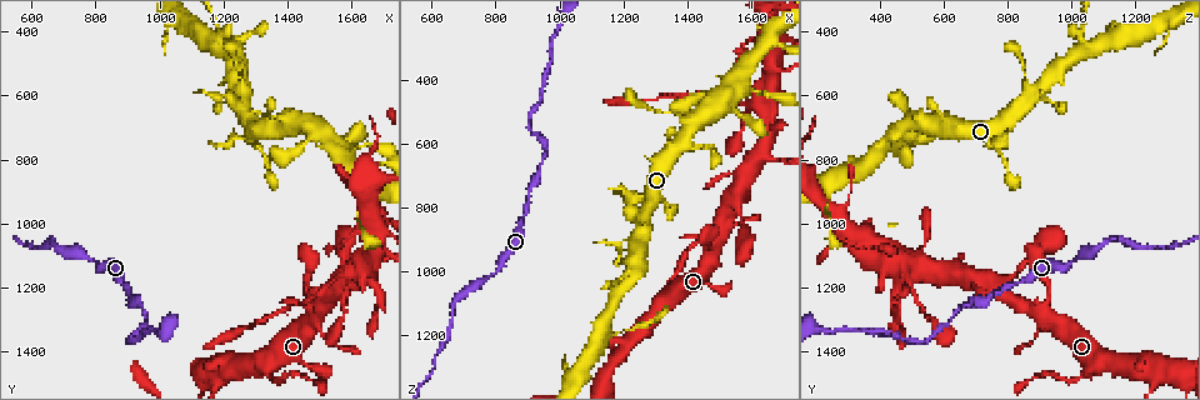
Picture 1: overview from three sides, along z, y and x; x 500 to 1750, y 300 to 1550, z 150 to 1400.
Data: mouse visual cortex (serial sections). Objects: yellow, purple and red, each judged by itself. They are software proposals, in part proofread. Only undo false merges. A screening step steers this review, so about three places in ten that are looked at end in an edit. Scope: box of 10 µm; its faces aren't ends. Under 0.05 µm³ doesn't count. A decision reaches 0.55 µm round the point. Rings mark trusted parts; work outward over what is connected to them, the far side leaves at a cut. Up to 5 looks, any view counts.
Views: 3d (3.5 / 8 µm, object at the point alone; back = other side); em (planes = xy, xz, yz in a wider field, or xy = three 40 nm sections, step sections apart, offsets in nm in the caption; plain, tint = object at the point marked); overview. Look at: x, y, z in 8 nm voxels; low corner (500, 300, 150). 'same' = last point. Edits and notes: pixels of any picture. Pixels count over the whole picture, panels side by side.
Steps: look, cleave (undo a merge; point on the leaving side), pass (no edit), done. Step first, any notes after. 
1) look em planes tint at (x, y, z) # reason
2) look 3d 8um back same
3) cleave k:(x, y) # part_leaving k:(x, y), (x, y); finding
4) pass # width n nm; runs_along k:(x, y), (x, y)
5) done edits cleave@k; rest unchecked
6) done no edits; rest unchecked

look 3d 3.5um at (1310, 660, 510)

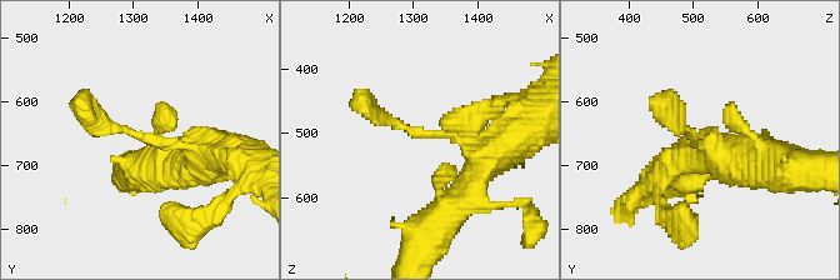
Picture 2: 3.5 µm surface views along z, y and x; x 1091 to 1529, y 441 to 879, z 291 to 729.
look em xy step 2 tint at (1315, 655, 500)

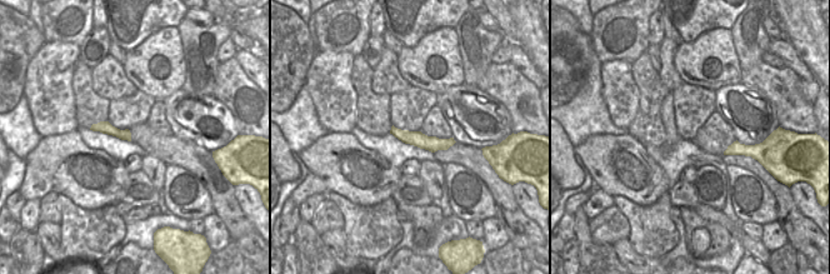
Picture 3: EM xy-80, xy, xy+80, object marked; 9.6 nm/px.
pass # width 150 nm; runs_along 3:(394, 130), (426, 143), (450, 142); one cell here

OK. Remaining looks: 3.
look 3d 3.5um at (1600, 770, 430)

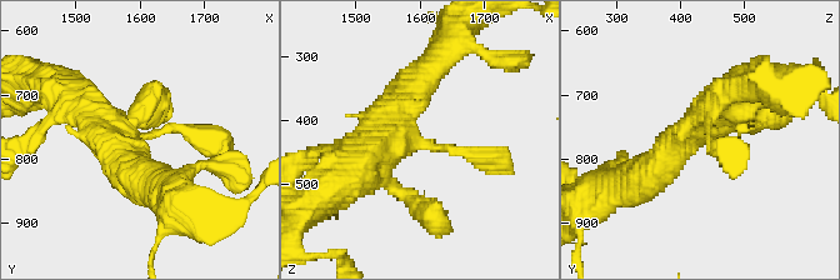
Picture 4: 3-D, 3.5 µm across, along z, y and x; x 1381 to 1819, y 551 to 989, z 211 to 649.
look em xy step 2 tint at (1605, 765, 435) # arms 3; arm_widths 250, 450, 450 nm; need the tissue

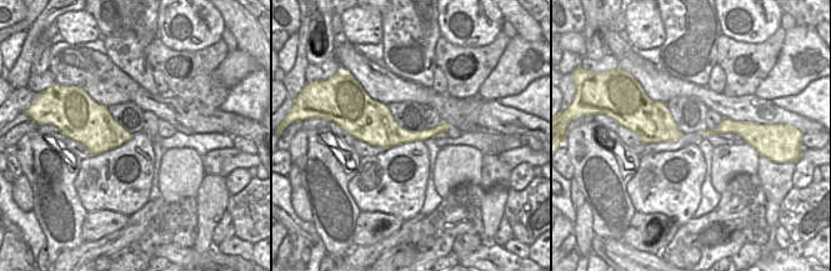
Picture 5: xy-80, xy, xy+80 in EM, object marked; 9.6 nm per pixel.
pass # runs_along 4:(79, 98), (133, 136), (186, 129), (221, 144); one cell here

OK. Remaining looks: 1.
done no edits; rest unchecked

